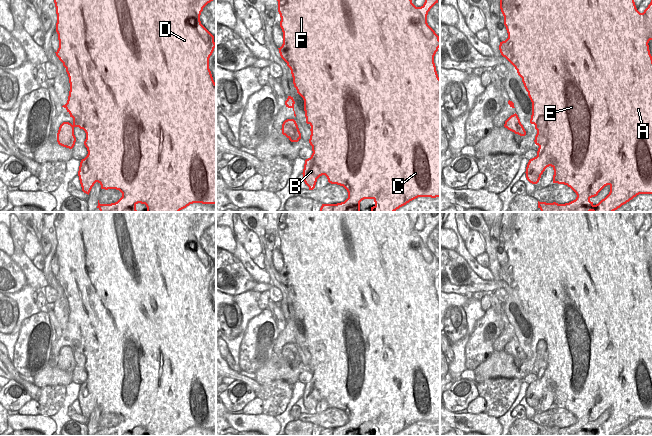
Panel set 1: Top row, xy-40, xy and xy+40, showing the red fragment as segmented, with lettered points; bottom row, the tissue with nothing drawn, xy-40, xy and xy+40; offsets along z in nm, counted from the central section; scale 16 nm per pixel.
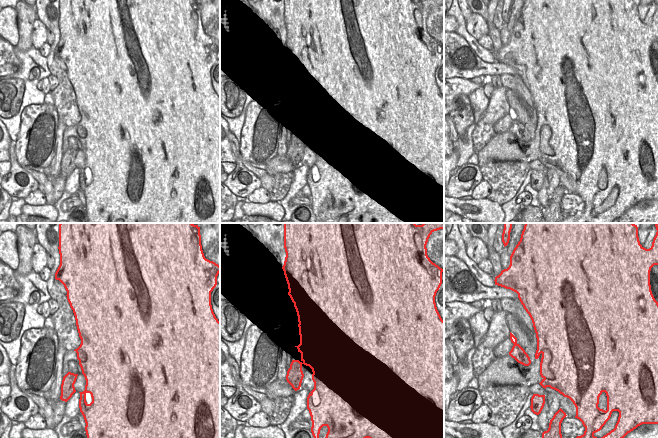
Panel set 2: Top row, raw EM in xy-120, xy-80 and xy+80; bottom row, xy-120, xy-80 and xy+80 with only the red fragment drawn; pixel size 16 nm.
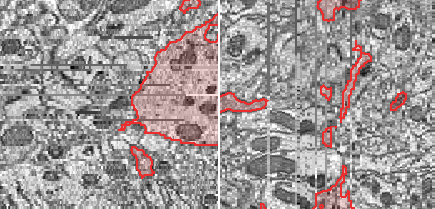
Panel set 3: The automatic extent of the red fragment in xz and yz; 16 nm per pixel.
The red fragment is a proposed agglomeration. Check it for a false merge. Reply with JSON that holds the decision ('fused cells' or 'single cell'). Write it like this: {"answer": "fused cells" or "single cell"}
{"answer": "single cell"}

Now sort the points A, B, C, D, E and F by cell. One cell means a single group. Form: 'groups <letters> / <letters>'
groups A B C D E F

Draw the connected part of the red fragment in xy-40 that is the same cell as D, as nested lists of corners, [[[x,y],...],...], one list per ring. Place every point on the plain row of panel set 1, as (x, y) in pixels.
[[[56,212],[54,227],[57,238],[56,256],[58,258],[59,272],[55,277],[66,292],[70,307],[68,324],[62,331],[64,331],[70,338],[70,341],[73,342],[72,348],[63,346],[60,349],[57,357],[57,366],[63,371],[72,373],[76,366],[74,352],[79,351],[85,355],[86,363],[84,369],[87,372],[88,378],[81,384],[78,395],[82,415],[89,419],[94,408],[98,406],[101,409],[101,413],[116,413],[122,417],[122,421],[115,427],[100,428],[98,424],[97,432],[100,436],[139,436],[136,434],[136,429],[138,427],[145,428],[147,436],[179,436],[193,427],[216,428],[216,307],[209,293],[209,282],[216,271],[216,267],[214,266],[214,260],[200,245],[203,232],[214,223],[216,223],[216,212],[197,212],[193,222],[189,219],[186,212]]]

